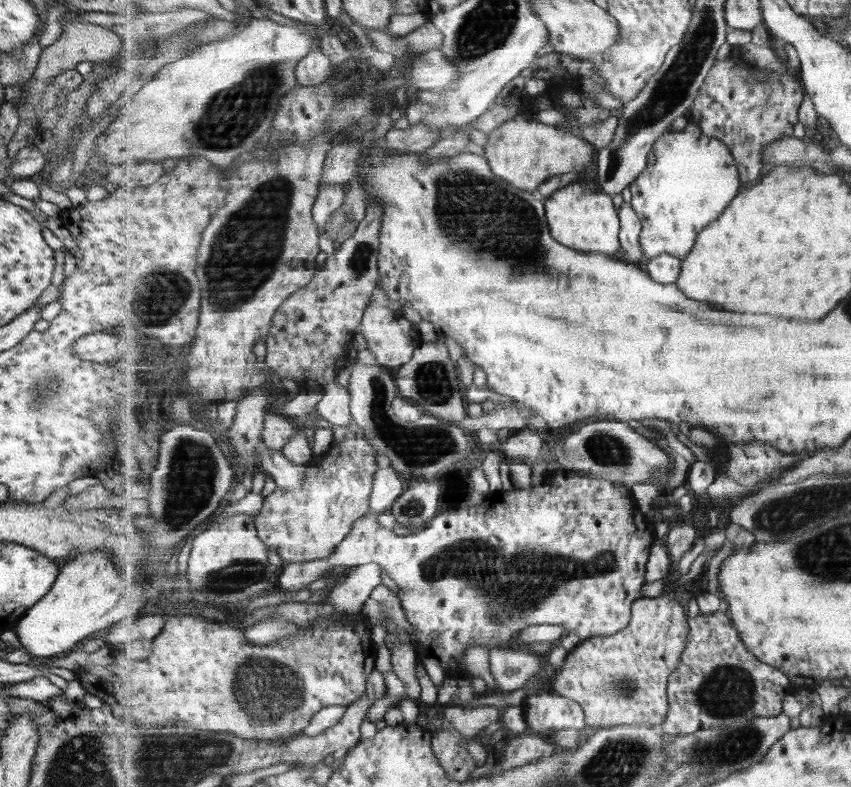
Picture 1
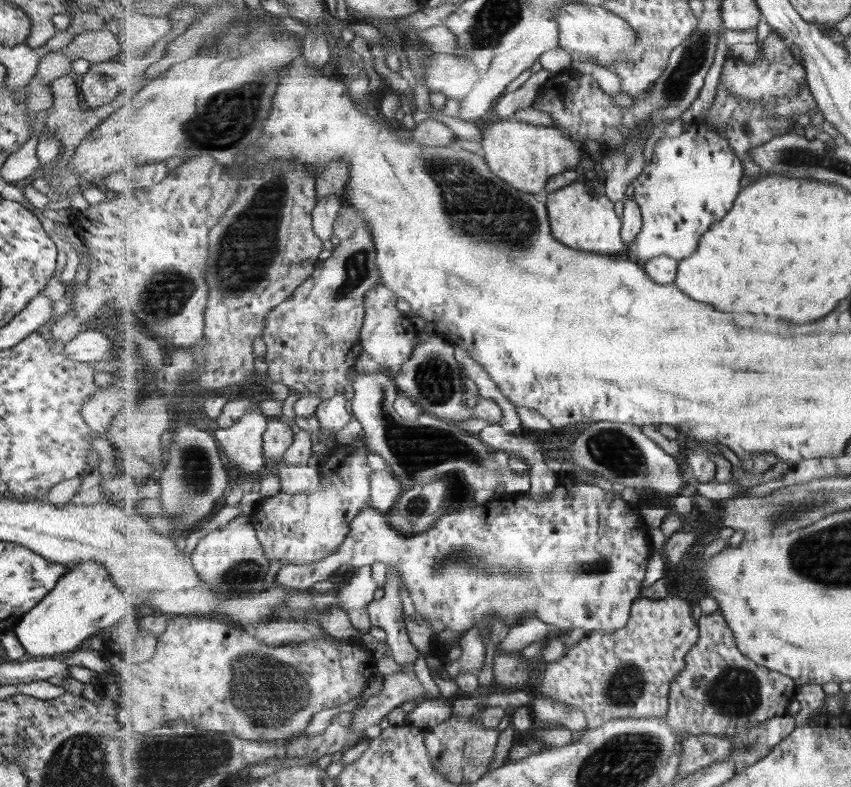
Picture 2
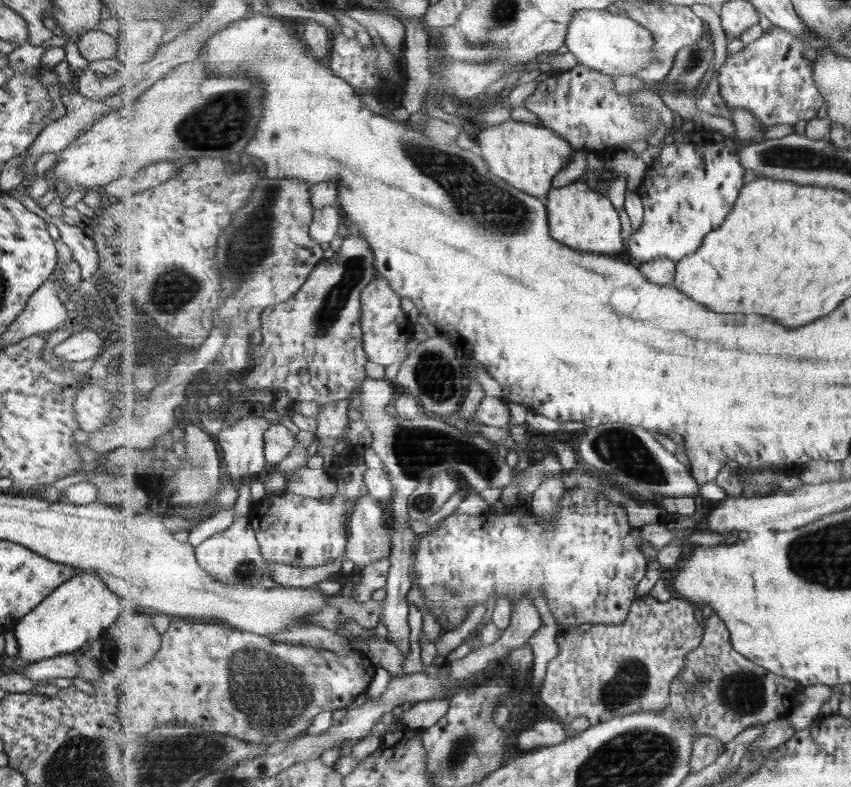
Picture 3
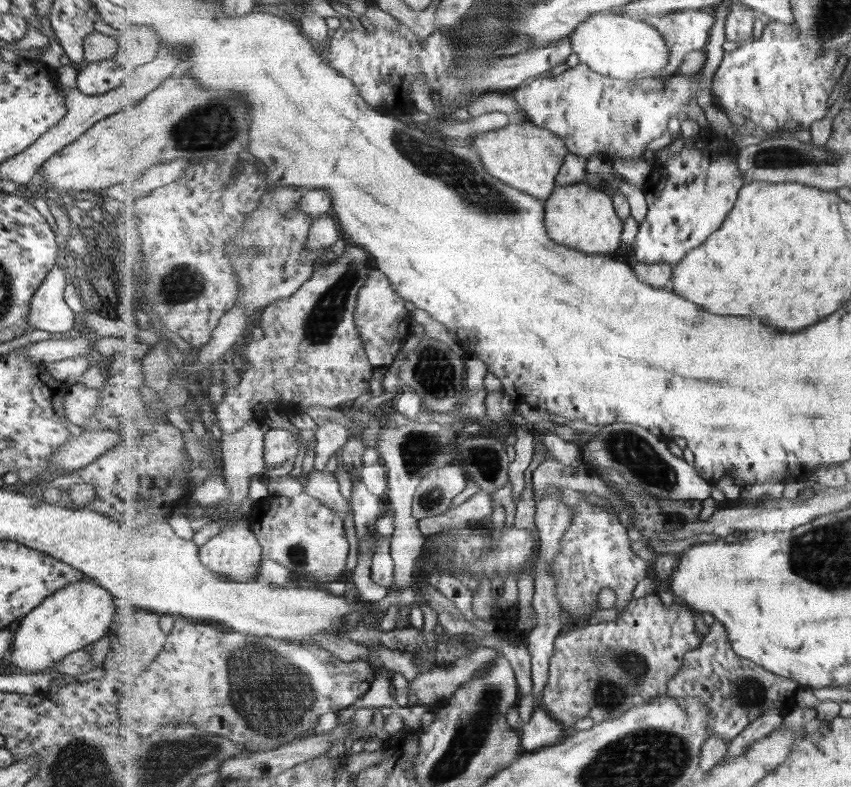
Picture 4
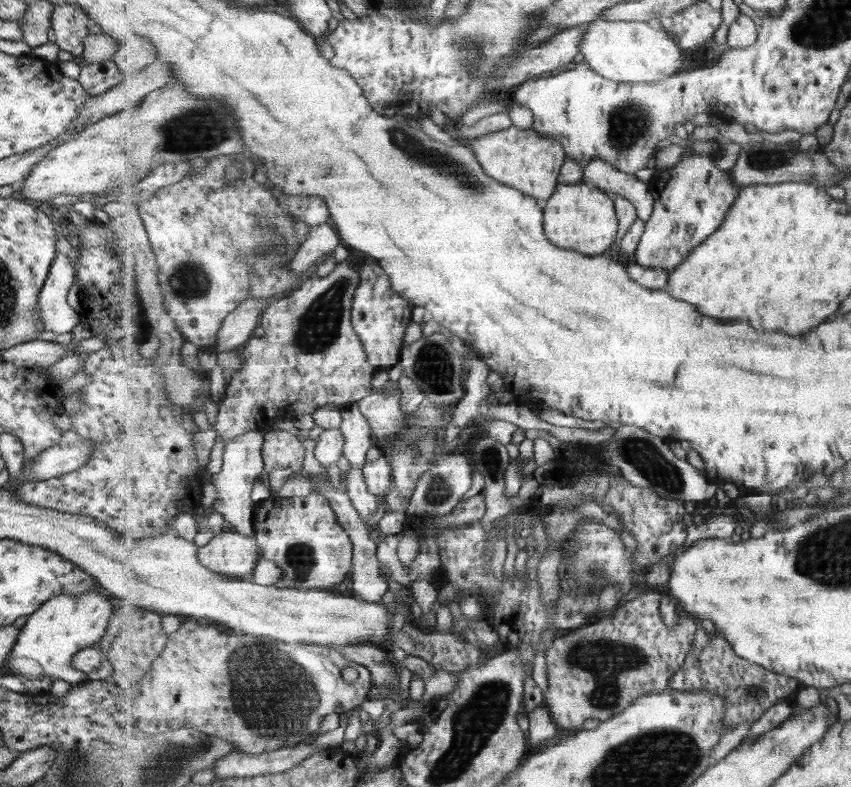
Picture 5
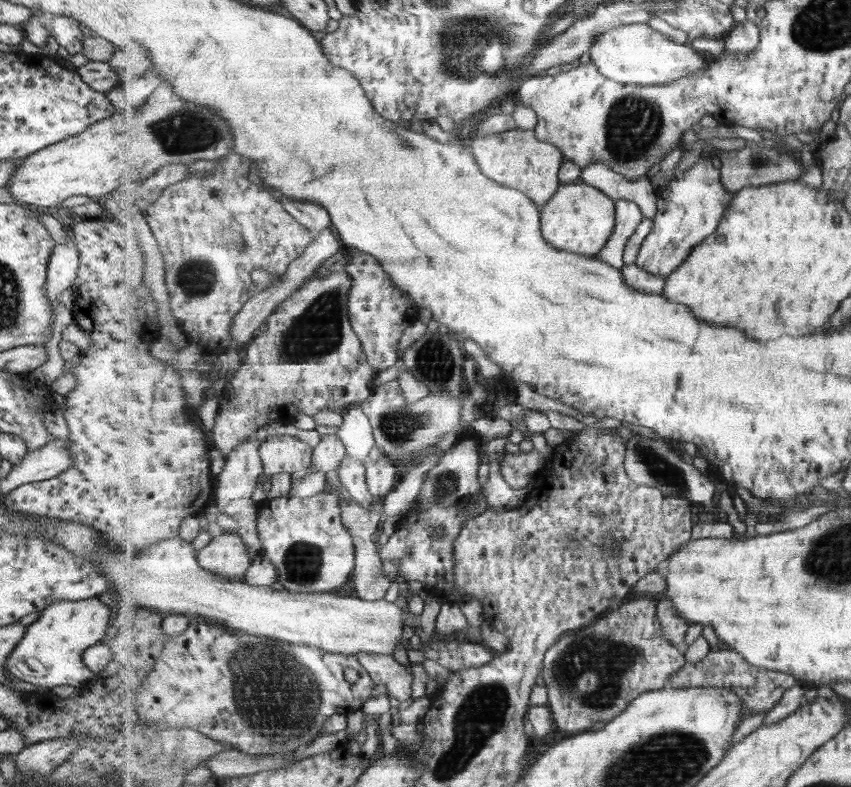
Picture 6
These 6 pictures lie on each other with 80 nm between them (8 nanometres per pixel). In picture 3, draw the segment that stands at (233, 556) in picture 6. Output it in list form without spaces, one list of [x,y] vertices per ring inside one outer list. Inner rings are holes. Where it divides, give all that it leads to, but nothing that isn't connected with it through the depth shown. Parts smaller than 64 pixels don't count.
[[[247,515],[235,519],[225,531],[214,534],[196,546],[196,557],[209,574],[226,585],[257,586],[261,584],[261,578],[267,574],[270,565],[262,555],[258,536]]]

